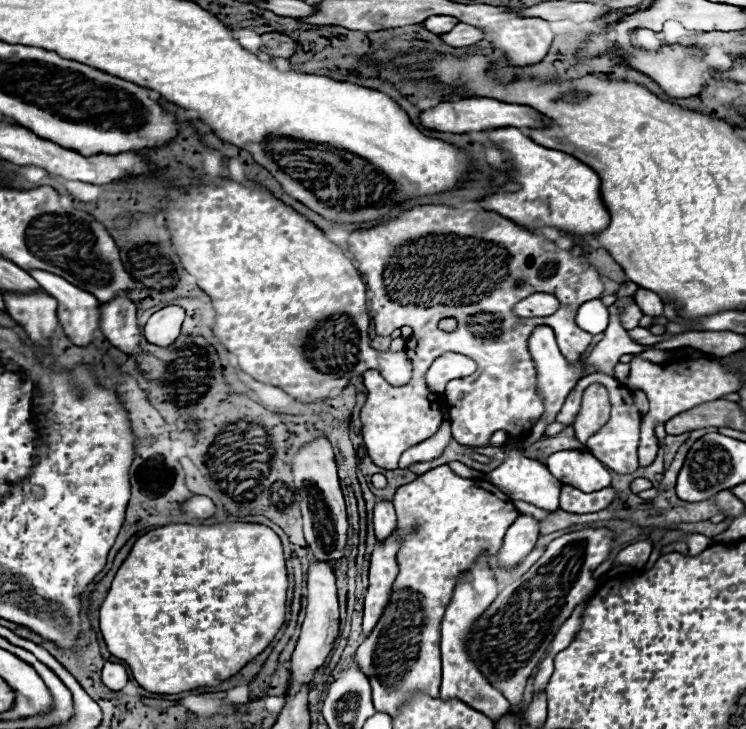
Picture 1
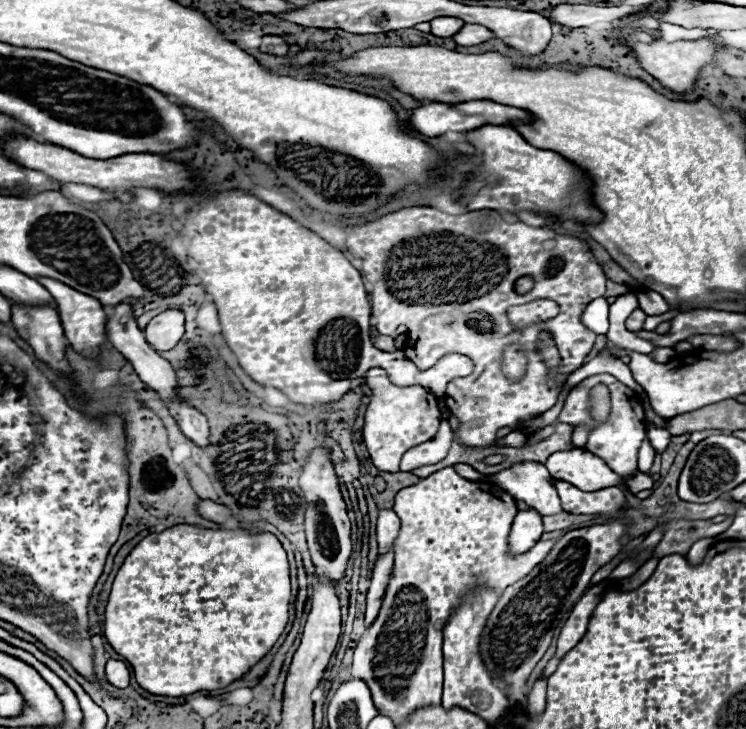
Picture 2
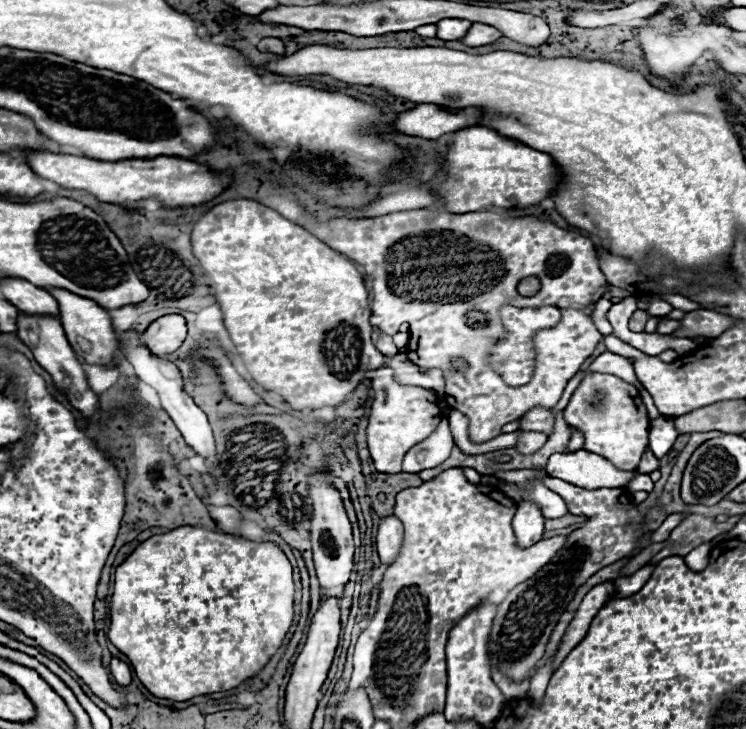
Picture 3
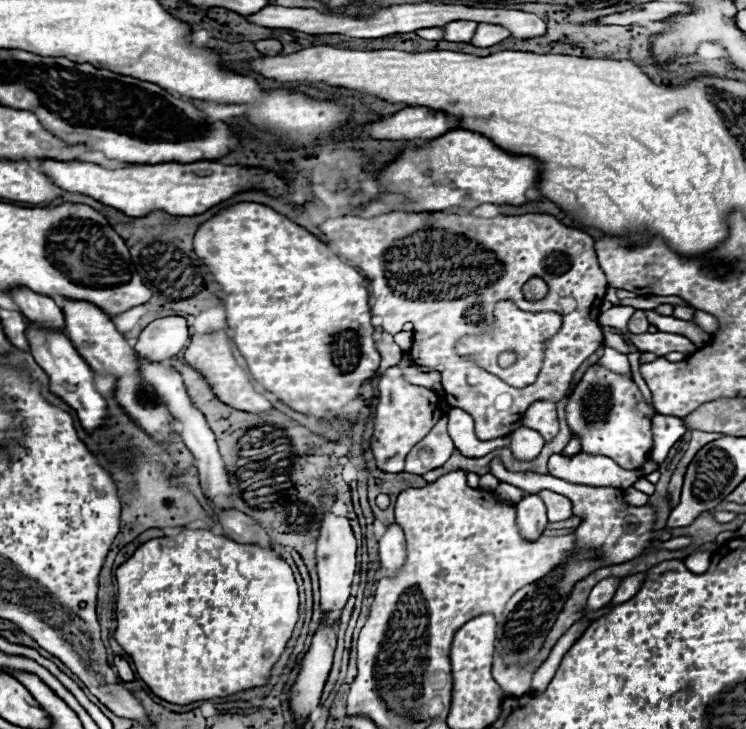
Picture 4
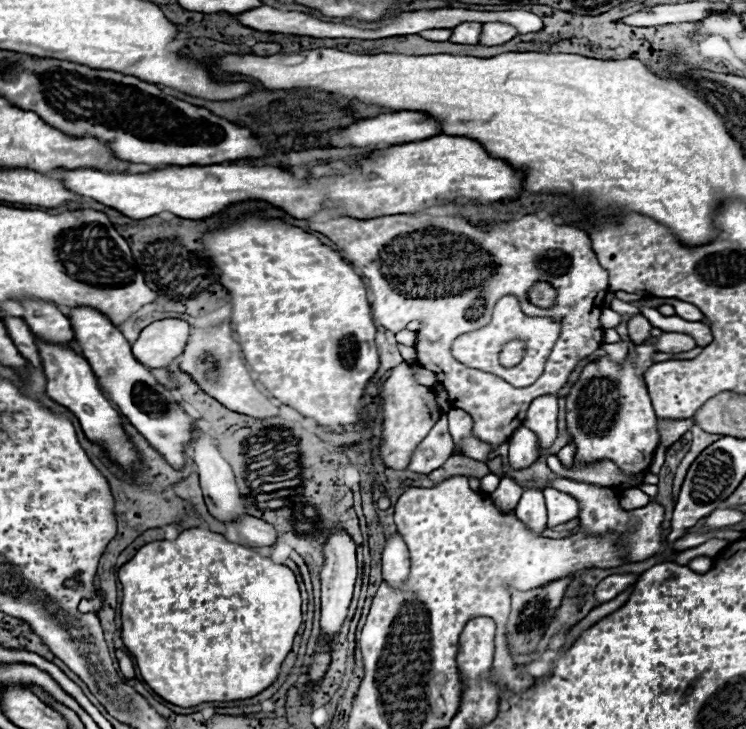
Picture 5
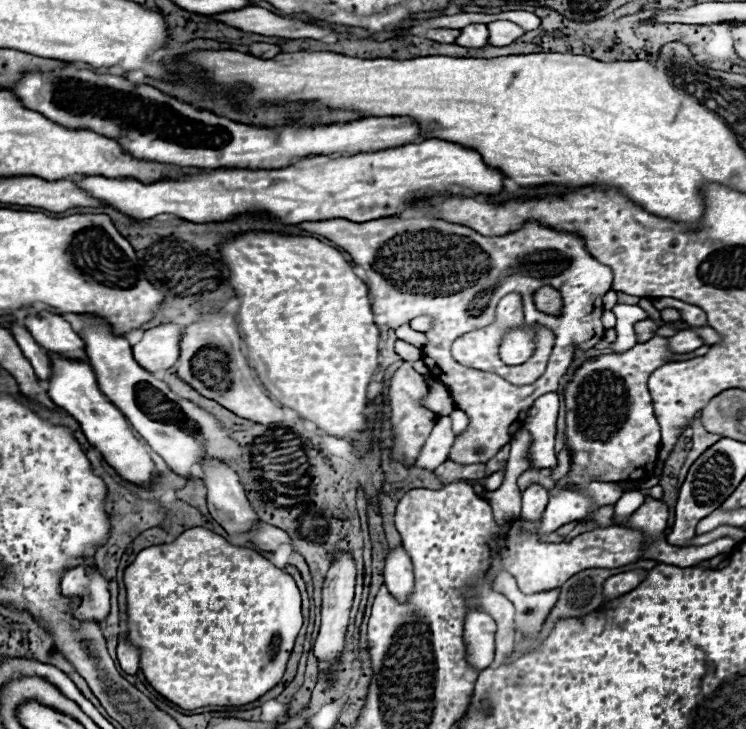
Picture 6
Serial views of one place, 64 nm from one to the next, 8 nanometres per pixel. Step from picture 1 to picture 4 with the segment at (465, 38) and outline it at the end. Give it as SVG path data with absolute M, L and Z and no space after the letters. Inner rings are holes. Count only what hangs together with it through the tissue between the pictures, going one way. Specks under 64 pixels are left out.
M478 24L476 28L476 34L472 38L472 44L476 46L494 46L506 38L510 38L512 34L504 28L504 26L498 26L498 24Z

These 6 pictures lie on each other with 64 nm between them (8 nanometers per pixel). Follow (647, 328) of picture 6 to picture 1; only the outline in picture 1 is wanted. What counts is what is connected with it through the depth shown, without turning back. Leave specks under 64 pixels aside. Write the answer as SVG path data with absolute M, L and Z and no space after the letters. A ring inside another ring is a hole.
M630 304L630 306L624 310L624 314L622 314L622 326L624 326L626 330L632 330L632 328L638 326L638 322L640 322L642 316L644 316L642 310L640 310L636 304Z

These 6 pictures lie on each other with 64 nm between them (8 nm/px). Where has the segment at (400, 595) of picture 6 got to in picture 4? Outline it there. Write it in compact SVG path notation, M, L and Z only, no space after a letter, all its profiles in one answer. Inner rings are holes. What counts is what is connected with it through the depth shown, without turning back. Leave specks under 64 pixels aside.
M392 524L380 538L380 560L386 576L394 576L406 562L406 542L400 526Z

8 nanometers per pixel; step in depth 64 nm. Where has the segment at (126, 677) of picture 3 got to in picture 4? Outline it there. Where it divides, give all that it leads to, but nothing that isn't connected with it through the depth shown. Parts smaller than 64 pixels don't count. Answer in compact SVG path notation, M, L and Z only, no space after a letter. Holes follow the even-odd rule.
M116 656L116 658L114 658L114 664L116 664L116 668L118 668L118 676L120 676L124 682L132 682L132 680L134 680L134 672L132 672L130 664L128 664L124 658Z

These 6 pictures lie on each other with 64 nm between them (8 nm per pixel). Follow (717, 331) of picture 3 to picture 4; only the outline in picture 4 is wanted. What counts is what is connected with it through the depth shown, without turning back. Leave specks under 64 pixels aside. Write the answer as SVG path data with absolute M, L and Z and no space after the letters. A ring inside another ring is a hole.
M700 310L694 314L692 322L698 324L700 328L704 328L708 334L714 334L714 332L718 330L718 322L716 322L716 318L714 318L712 314L704 314L704 312L700 312Z

